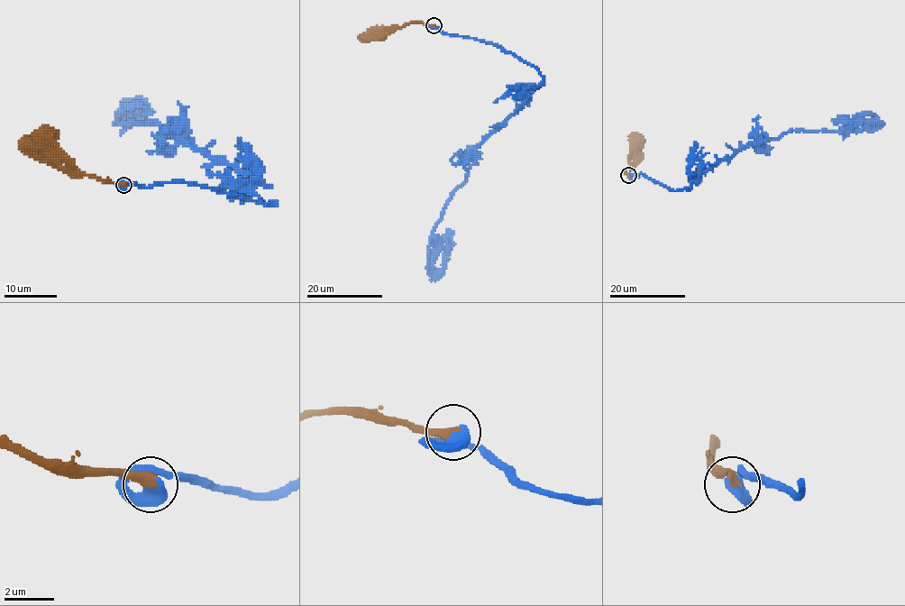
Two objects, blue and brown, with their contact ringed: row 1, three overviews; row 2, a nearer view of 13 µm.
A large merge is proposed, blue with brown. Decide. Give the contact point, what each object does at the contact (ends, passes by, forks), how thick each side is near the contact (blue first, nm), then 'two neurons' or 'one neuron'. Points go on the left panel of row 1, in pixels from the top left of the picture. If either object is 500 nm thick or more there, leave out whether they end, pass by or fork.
at (123, 185); blue ends there; brown ends there; 480 nm thick on the blue side, 400 nm on the other; one neuron

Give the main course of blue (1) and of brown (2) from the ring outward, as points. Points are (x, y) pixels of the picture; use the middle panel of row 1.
1: (434, 25), (499, 45), (543, 80), (477, 149), (433, 234), (433, 262), (447, 234)
2: (434, 25), (411, 22), (400, 27), (372, 29), (376, 33)

